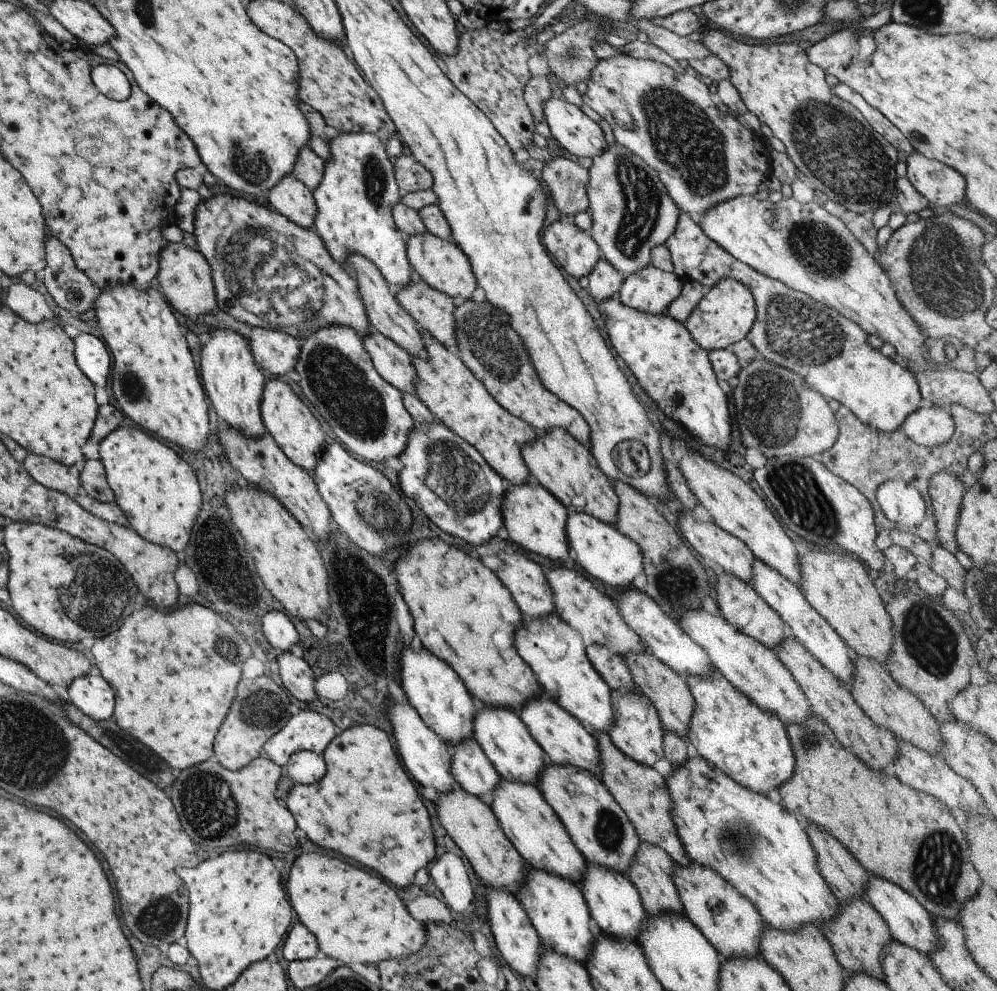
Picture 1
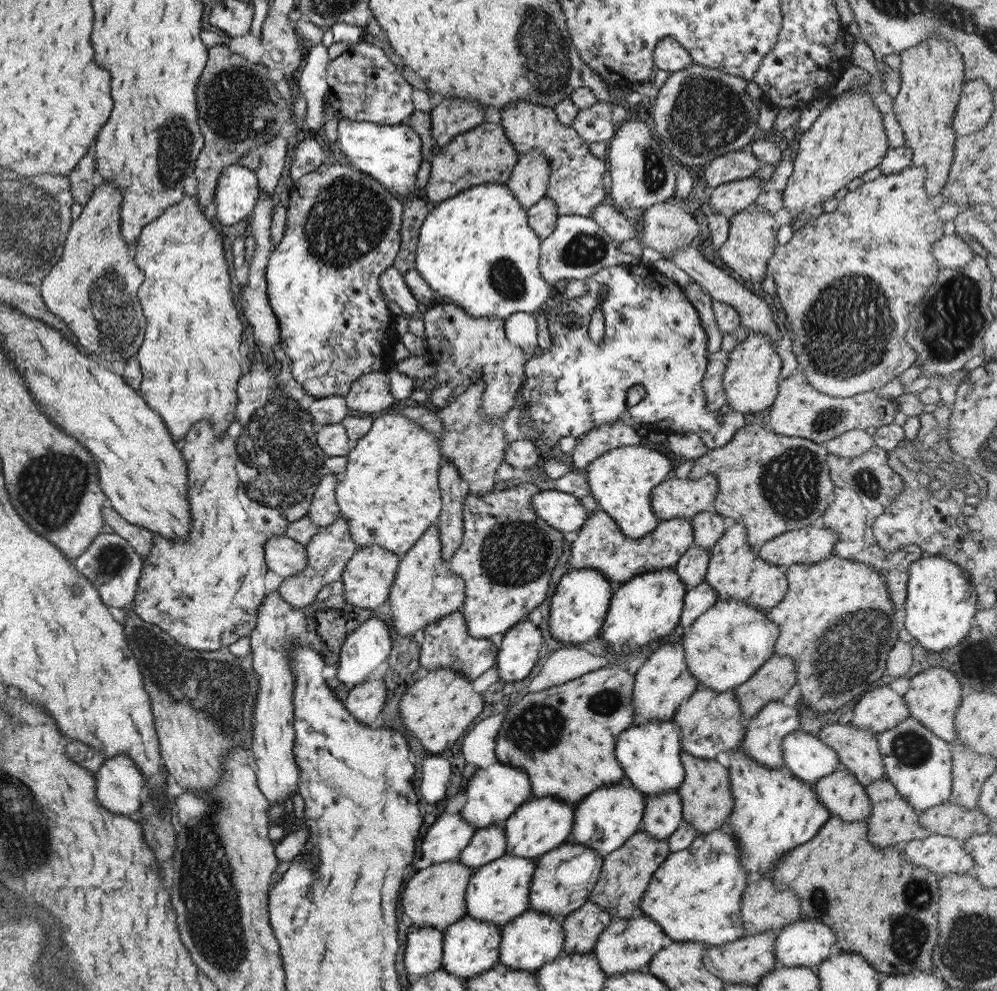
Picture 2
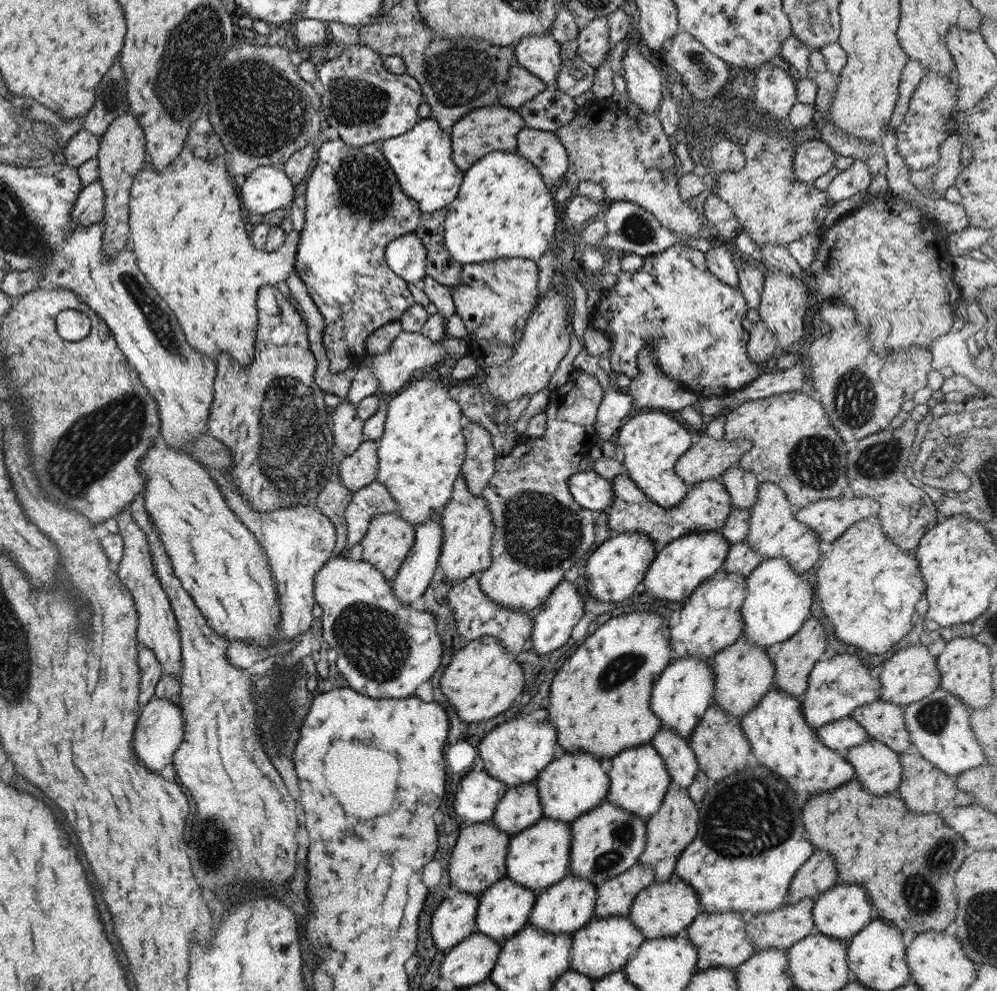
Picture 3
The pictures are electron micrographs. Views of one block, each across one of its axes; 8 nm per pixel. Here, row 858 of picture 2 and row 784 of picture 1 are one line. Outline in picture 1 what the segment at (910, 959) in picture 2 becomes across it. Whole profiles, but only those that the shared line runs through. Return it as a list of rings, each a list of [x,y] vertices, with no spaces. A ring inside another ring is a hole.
[[[811,713],[800,723],[784,725],[794,756],[793,774],[778,787],[784,808],[800,821],[807,820],[838,840],[869,875],[875,875],[913,895],[933,917],[957,920],[967,898],[975,894],[981,880],[969,862],[969,850],[961,830],[939,799],[903,784],[892,771],[876,771],[837,742],[833,731]]]

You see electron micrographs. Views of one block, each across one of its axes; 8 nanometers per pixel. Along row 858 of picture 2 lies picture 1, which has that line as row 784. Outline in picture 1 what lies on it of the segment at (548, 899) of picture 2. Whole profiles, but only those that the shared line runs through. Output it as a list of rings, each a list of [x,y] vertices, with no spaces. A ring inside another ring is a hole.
[[[548,759],[545,764],[544,769],[538,774],[538,784],[536,786],[540,790],[540,795],[545,799],[545,802],[559,817],[574,847],[582,854],[585,860],[626,874],[627,867],[630,868],[630,862],[636,853],[640,840],[631,826],[629,819],[613,800],[605,785],[589,771],[569,764],[560,765],[551,763]]]

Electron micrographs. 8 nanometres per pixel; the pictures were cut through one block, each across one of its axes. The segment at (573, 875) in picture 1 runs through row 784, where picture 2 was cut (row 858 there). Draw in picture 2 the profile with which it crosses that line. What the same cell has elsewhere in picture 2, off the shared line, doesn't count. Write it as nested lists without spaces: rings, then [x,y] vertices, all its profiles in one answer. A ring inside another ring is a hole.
[[[503,854],[499,858],[476,868],[465,889],[465,916],[485,924],[503,927],[509,920],[528,910],[530,878],[536,865],[535,859]]]

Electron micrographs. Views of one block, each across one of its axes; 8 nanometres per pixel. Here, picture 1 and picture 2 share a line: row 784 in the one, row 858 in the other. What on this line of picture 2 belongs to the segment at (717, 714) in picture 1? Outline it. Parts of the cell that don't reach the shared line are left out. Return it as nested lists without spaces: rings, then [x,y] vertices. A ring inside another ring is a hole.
[[[739,746],[733,748],[728,756],[728,775],[730,791],[733,797],[732,811],[730,812],[729,828],[738,842],[740,863],[746,870],[749,879],[755,879],[763,873],[769,874],[769,868],[773,866],[788,850],[807,842],[815,836],[815,833],[830,817],[829,811],[823,806],[814,793],[813,784],[798,781],[781,767],[770,769],[762,764],[752,761]]]

